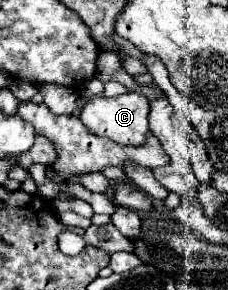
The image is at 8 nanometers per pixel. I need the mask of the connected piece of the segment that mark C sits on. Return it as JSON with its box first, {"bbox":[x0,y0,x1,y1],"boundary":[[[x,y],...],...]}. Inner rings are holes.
{"bbox":[81,93,149,145],"boundary":[[[125,93],[121,97],[93,97],[85,103],[85,107],[81,109],[81,123],[99,137],[111,139],[113,143],[119,145],[143,145],[145,143],[145,135],[149,131],[149,123],[147,123],[147,115],[149,115],[149,101],[139,95],[139,93]]]}

